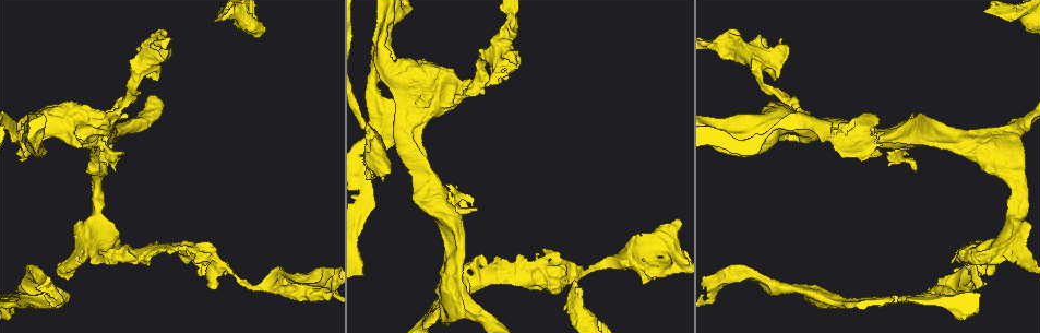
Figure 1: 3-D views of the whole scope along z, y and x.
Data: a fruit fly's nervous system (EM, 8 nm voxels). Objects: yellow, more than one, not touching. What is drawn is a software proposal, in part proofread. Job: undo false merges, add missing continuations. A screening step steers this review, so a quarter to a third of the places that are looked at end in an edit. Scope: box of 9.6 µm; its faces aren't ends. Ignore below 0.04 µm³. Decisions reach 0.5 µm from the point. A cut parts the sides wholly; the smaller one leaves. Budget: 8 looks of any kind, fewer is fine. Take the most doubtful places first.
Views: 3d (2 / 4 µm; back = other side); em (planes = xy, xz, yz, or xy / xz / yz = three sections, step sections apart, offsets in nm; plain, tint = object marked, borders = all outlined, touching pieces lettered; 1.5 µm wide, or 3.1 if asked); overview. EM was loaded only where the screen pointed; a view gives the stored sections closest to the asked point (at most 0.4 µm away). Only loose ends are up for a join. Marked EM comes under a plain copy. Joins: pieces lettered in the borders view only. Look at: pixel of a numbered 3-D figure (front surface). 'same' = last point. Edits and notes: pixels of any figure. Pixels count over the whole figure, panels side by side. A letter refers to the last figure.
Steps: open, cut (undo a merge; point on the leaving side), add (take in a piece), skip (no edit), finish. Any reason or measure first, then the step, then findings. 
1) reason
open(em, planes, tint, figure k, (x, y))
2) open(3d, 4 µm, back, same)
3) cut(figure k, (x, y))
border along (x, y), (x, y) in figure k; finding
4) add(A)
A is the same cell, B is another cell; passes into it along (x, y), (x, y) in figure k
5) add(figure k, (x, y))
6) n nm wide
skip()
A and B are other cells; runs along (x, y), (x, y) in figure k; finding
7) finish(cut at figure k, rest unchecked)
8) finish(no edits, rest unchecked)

open(em, xz, step 4, borders, figure 1, (875, 115))

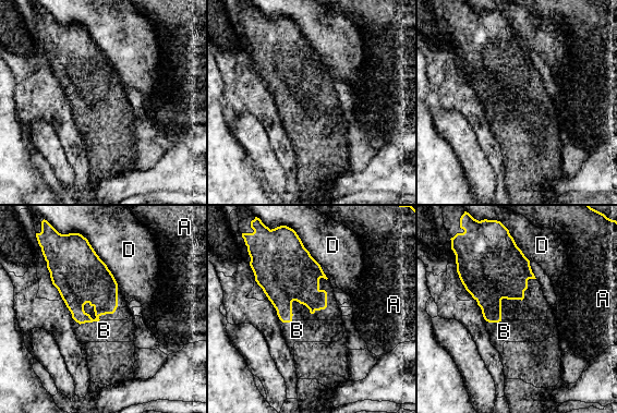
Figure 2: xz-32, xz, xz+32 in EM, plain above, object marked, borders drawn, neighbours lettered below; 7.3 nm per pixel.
add(B)
B is the same cell, A and D are other cells; it goes on there

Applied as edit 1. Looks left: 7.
an open end
open(em, planes, borders, figure 1, (476, 211))

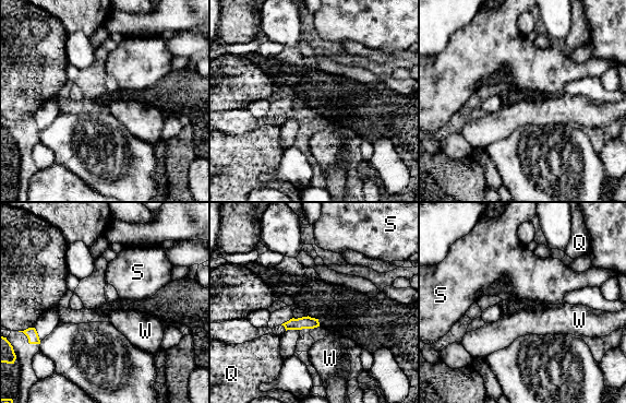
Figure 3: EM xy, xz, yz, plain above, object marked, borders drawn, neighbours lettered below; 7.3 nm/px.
W touches over 60 nm
skip()
Q, S and W are other cells; no lettered piece goes on from it

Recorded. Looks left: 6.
sudden change in width
open(em, planes, borders, figure 1, (1023, 260))

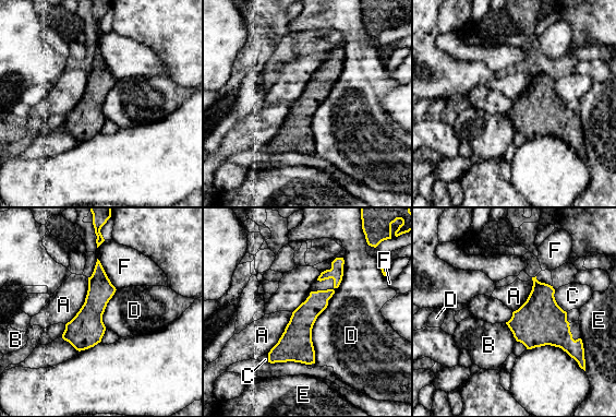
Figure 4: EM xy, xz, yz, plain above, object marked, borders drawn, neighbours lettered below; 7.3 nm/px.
skip()
A, B, C, D, E and F are other cells; border along (335, 292), (312, 329), (314, 362) in figure 4; all the same cell

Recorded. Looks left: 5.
finish(add at figure 2, rest unchecked)

